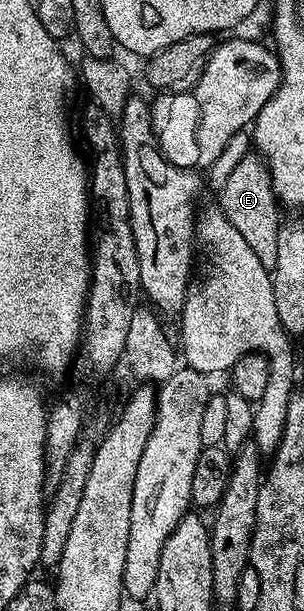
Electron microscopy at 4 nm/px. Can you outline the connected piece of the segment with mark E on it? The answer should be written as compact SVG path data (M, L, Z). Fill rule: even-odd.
M249 154L237 163L232 174L228 175L227 182L217 193L217 207L236 228L237 233L248 242L249 248L260 258L262 266L269 270L276 266L276 253L280 246L280 226L284 216L280 214L278 197L274 195L272 178L266 161L257 154Z

